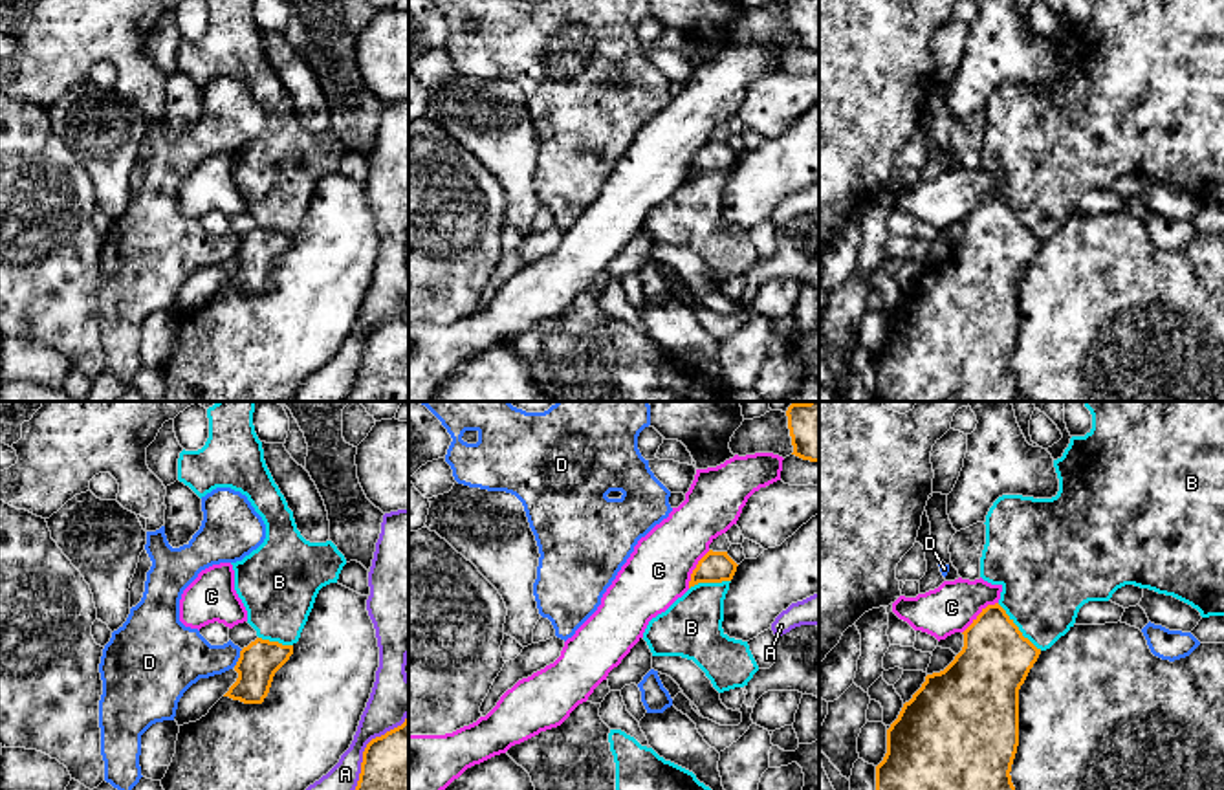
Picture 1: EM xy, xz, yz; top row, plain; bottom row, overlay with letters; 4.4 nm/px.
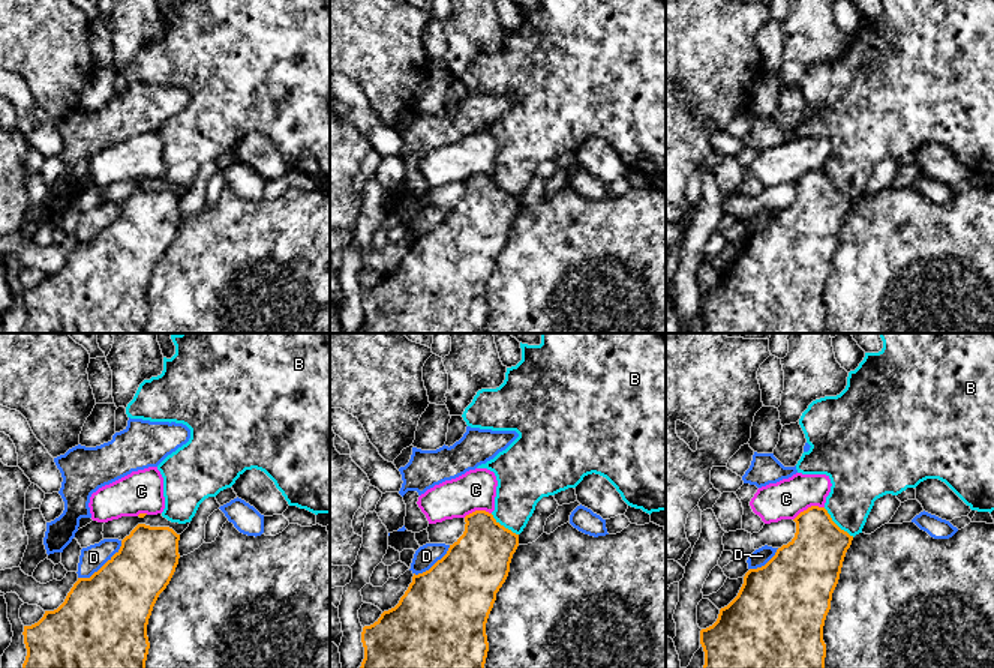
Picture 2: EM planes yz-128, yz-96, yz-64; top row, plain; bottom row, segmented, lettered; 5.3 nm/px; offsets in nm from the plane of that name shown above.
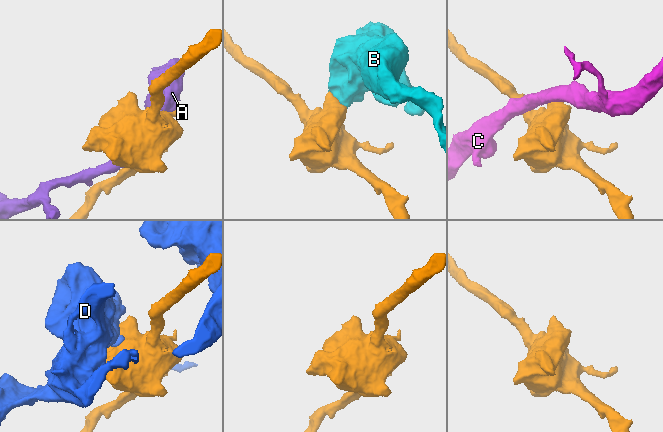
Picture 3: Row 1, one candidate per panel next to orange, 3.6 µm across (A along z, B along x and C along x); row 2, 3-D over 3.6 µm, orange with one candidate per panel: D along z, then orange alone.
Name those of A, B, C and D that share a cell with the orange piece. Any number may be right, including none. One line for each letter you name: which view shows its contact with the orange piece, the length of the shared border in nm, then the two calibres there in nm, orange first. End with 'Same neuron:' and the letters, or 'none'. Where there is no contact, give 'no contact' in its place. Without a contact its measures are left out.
Same neuron: none

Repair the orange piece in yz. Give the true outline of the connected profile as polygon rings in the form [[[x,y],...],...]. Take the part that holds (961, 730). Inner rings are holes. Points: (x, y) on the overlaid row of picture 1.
[[[999,603],[982,609],[962,634],[962,651],[944,671],[925,676],[887,730],[887,753],[876,766],[876,790],[1015,790],[1010,772],[1019,746],[1019,689],[1041,649],[1022,636]]]

